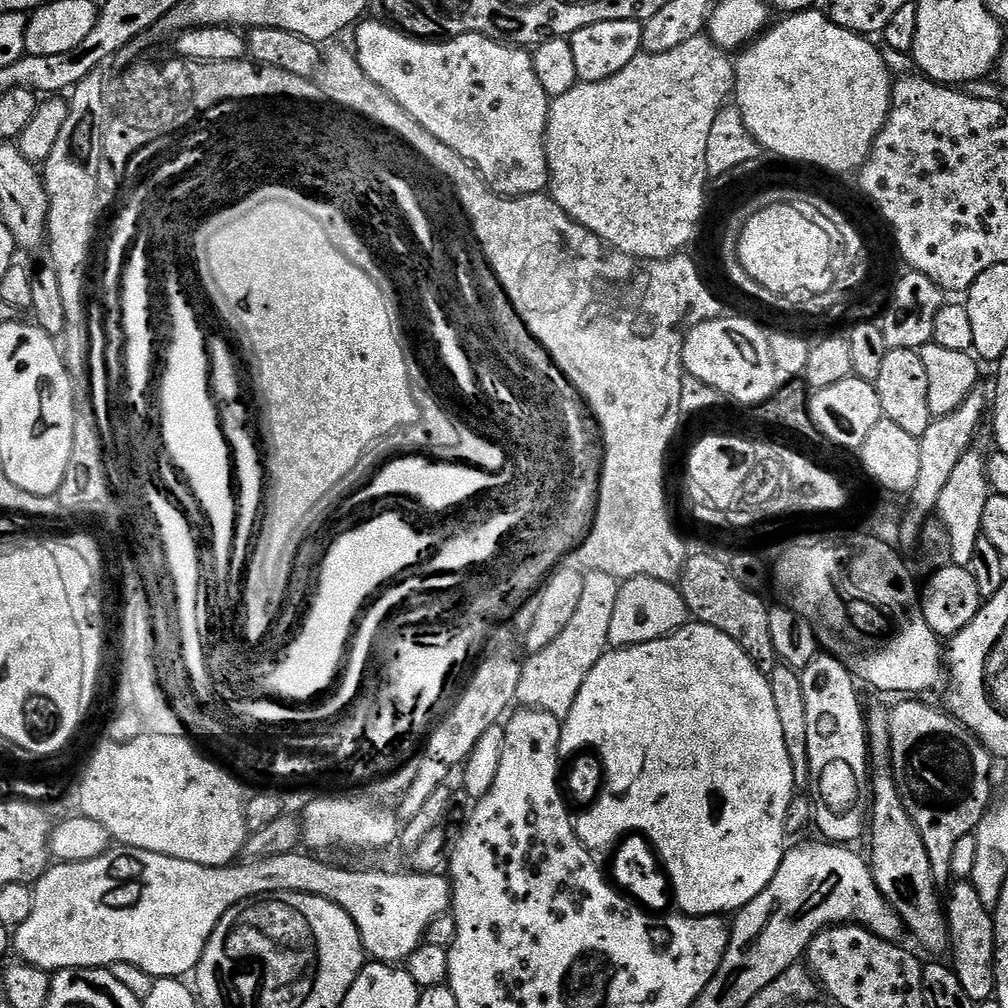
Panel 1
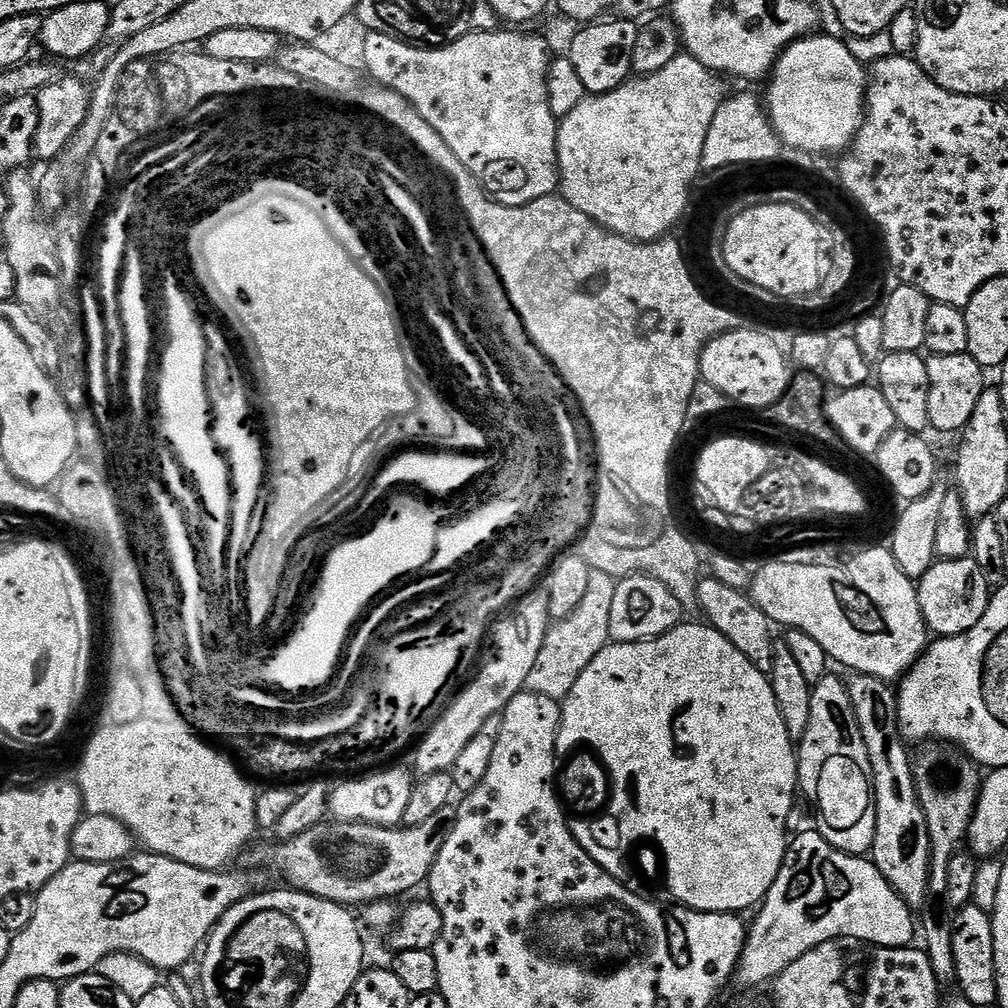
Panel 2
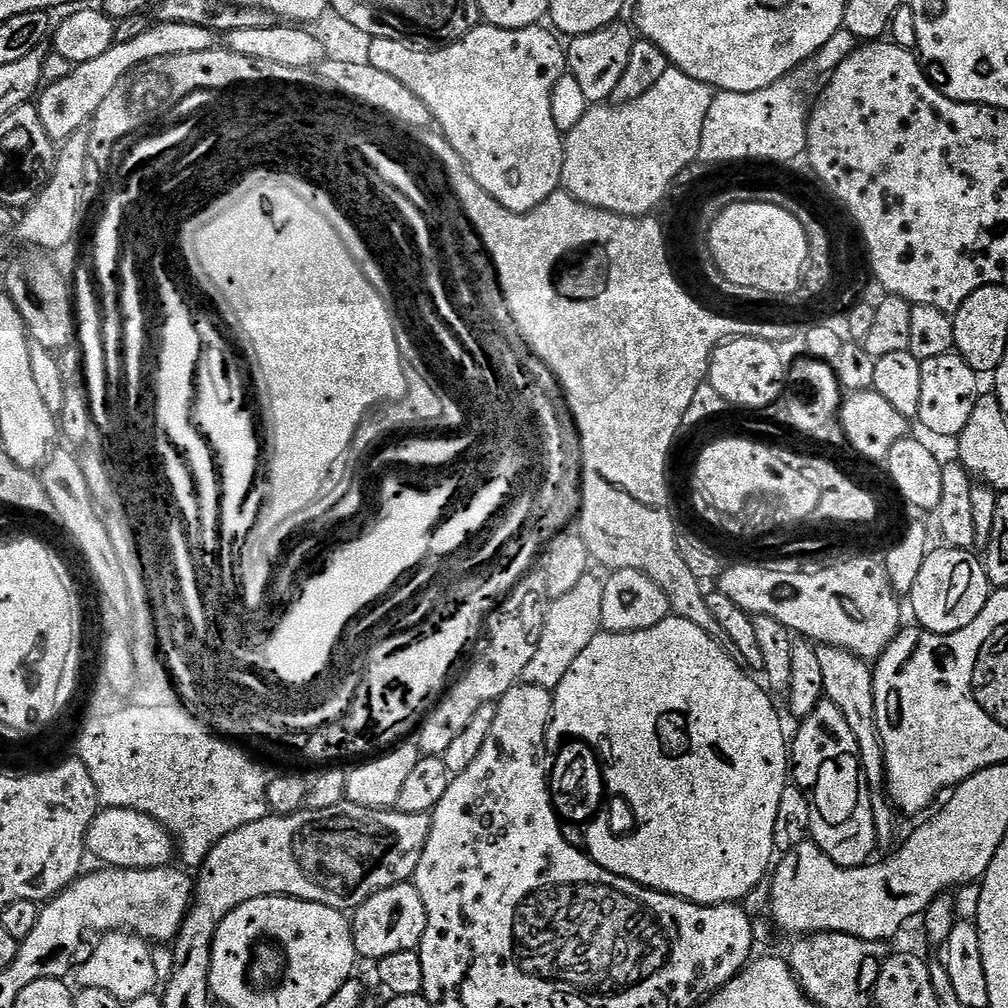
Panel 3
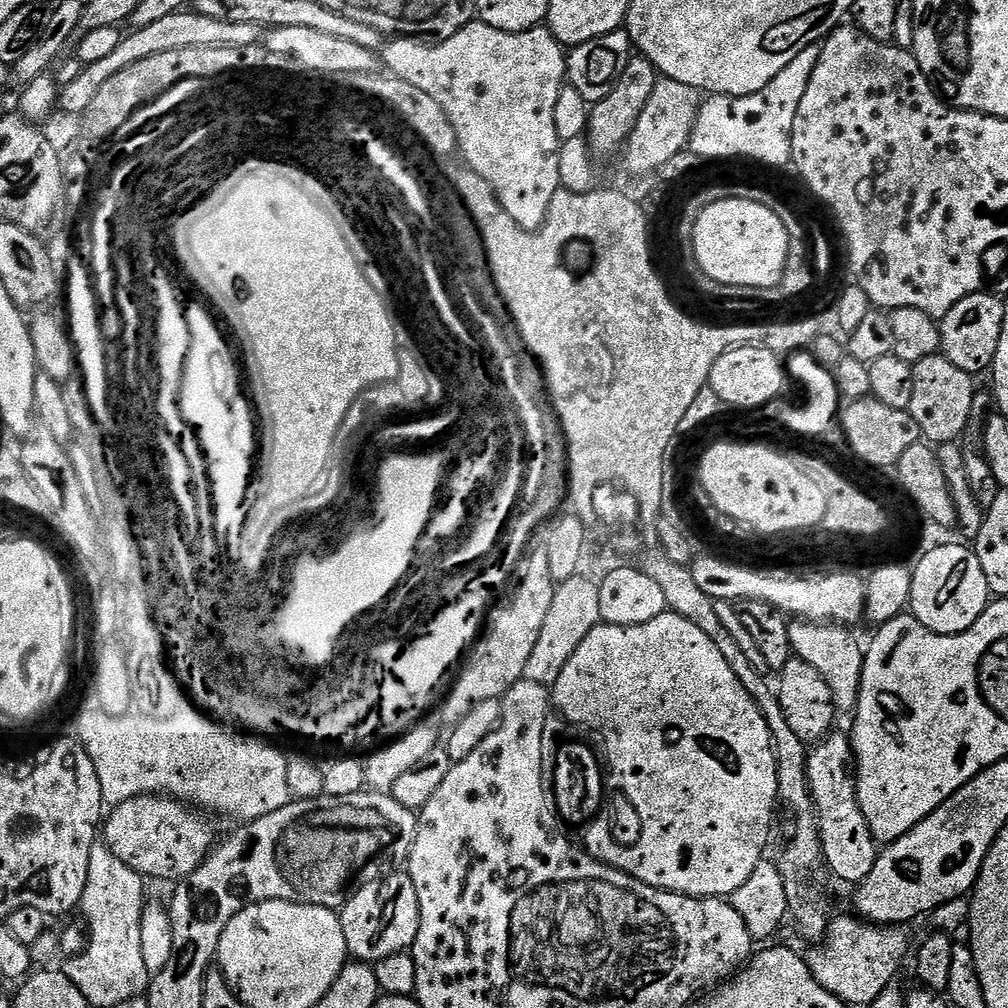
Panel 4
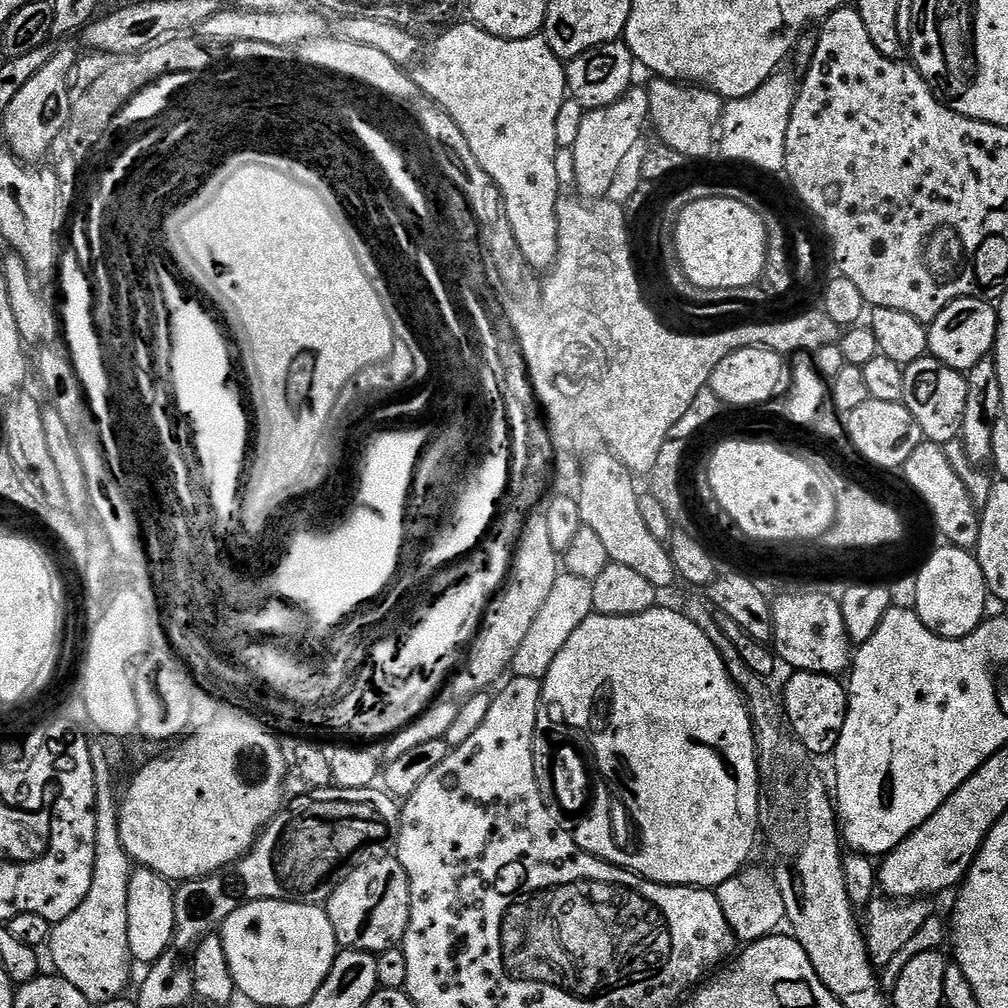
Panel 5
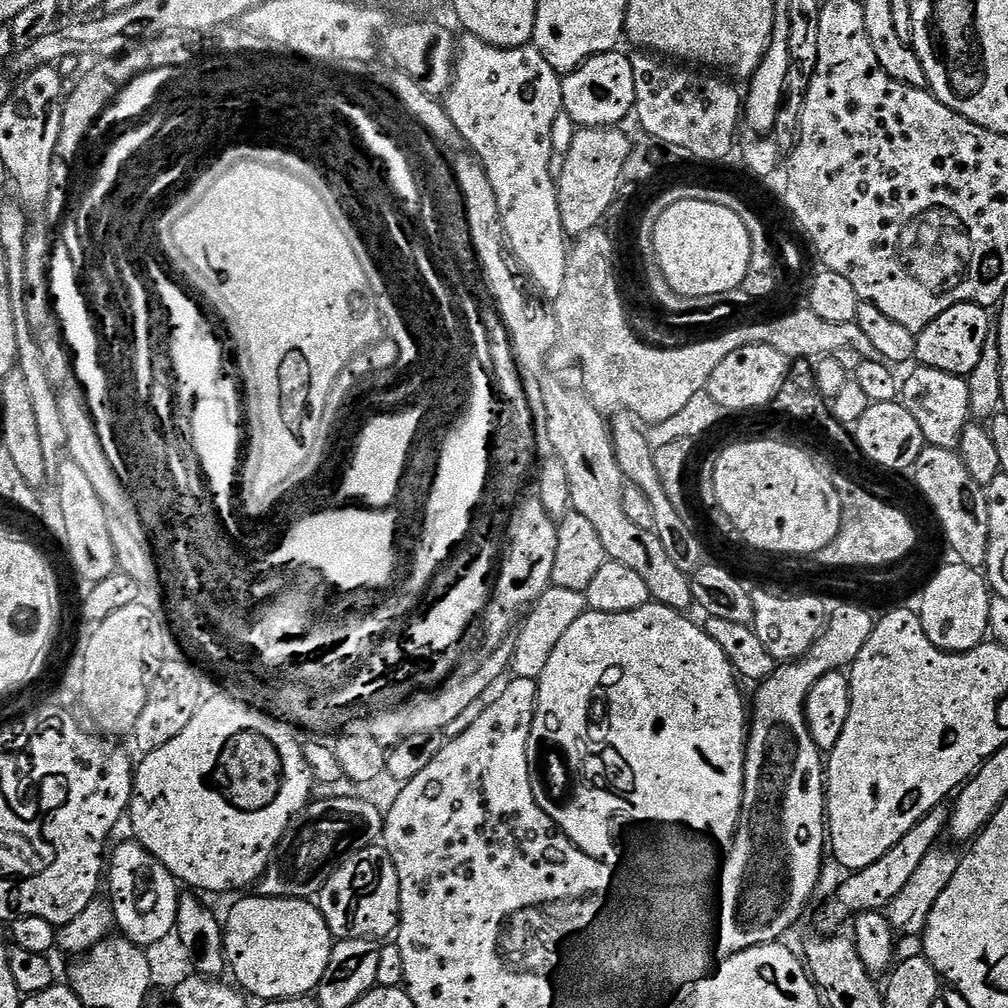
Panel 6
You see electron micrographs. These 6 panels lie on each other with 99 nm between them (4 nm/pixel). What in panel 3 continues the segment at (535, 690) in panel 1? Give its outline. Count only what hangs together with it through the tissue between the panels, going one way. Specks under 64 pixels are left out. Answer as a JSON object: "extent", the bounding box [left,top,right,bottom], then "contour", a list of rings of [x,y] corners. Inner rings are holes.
{"extent":[522,574,604,690],"contour":[[[587,574],[579,579],[571,591],[553,599],[548,606],[546,622],[542,626],[542,634],[538,638],[538,650],[534,650],[534,658],[526,665],[522,680],[530,686],[542,686],[555,690],[558,682],[566,678],[566,670],[574,666],[578,654],[594,642],[596,635],[602,631],[602,594],[604,580],[594,574]]]}

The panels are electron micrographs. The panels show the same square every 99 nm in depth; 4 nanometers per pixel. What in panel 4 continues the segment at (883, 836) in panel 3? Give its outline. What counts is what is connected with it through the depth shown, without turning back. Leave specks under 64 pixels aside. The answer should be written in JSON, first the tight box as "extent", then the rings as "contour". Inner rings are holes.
{"extent":[788,619,865,713],"contour":[[[793,619],[788,626],[792,655],[802,662],[810,662],[818,674],[822,674],[826,686],[830,686],[837,713],[855,713],[856,703],[862,686],[862,666],[865,649],[851,627],[829,624],[818,620]]]}

